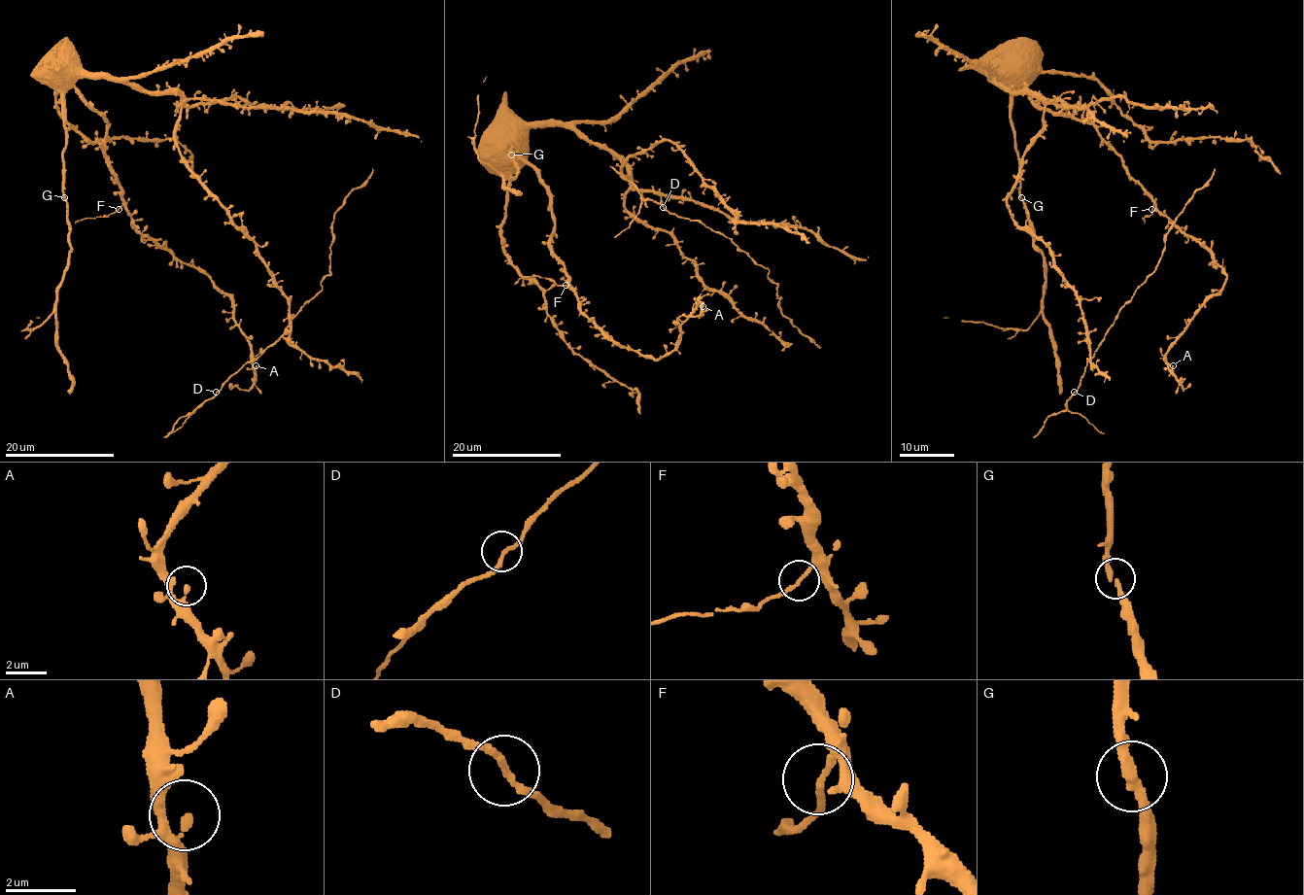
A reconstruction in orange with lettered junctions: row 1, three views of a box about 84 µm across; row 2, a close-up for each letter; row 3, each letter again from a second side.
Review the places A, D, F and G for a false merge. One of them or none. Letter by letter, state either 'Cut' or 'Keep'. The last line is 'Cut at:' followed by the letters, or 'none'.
A: Keep
D: Keep
F: Cut
G: Keep
Cut at: F

